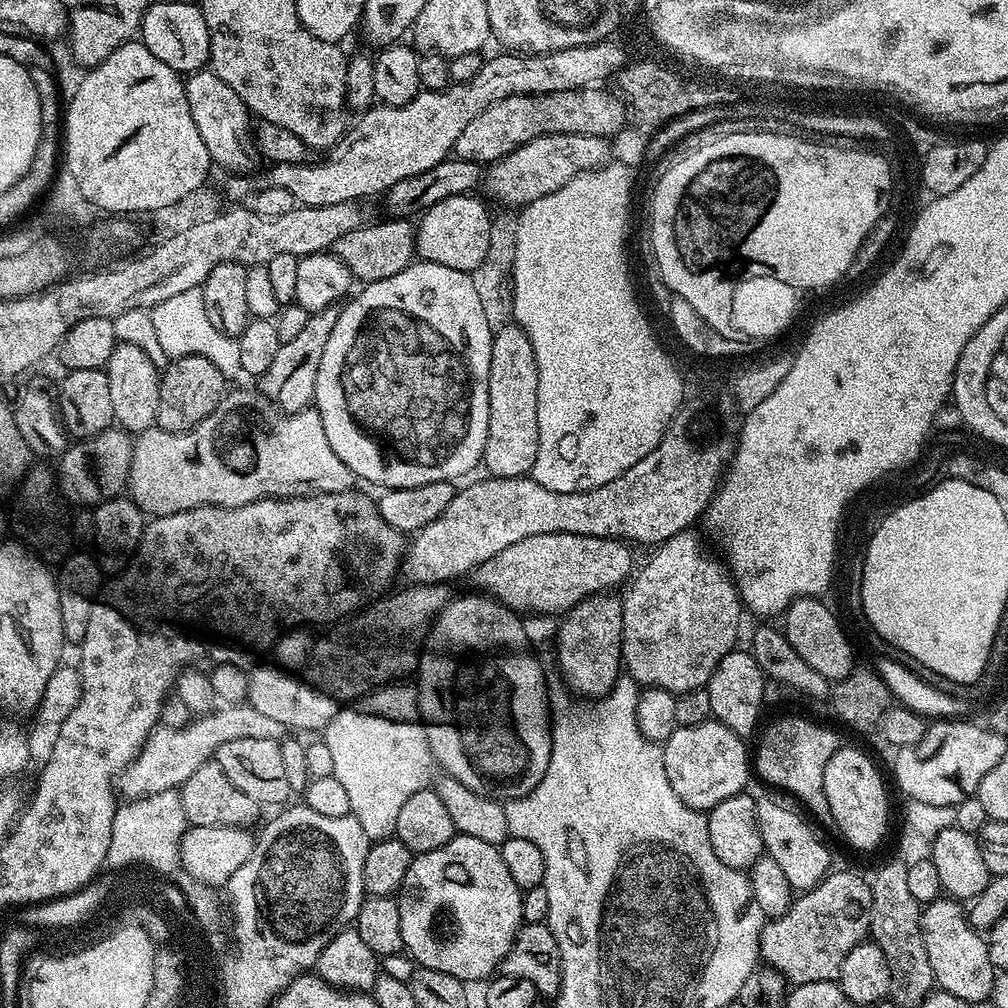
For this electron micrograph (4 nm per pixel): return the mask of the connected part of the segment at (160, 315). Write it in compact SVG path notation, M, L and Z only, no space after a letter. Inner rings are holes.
M201 287L186 290L185 293L176 294L173 298L166 299L166 301L151 309L150 313L158 341L169 359L200 356L208 358L214 366L218 366L219 372L229 383L239 383L245 377L242 370L242 361L239 360L237 339L220 332L210 322L210 318L206 315Z

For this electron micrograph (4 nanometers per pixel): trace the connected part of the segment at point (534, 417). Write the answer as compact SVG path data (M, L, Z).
M507 322L495 329L490 350L490 378L488 393L490 394L490 418L486 430L486 446L482 468L489 477L518 478L528 476L534 466L534 458L538 458L538 362L534 358L534 348L530 340L520 329L519 324Z

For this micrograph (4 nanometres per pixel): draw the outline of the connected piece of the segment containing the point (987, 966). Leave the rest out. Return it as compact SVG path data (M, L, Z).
M941 898L932 901L920 913L920 925L922 926L922 939L926 942L926 955L930 958L930 970L932 979L938 985L939 991L954 994L954 998L962 998L970 1006L980 1004L992 996L992 987L995 986L997 978L996 967L990 962L988 953L988 941L977 929L966 915L963 903L952 898Z

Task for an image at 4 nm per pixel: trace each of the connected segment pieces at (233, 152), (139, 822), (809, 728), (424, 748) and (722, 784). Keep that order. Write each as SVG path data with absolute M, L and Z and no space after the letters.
M210 70L191 73L184 80L184 93L186 106L190 106L190 118L194 118L194 126L198 126L198 135L202 142L206 142L209 161L215 167L217 164L218 167L225 168L228 174L251 173L251 168L255 166L256 160L258 161L258 153L254 139L254 120L242 98L238 98L238 94L234 94L234 90L230 90L230 86L226 86L226 82L222 82L222 78L218 78Z
M160 796L151 800L145 797L123 803L115 814L114 826L111 828L113 839L106 861L114 870L151 865L155 873L171 874L179 867L180 840L187 829L188 823L180 798Z
M784 716L776 720L764 732L760 745L754 748L754 772L768 784L797 796L808 807L807 815L821 829L835 829L834 814L830 814L830 802L826 802L826 762L842 747L840 736L832 728L823 728L804 716Z
M392 682L367 693L355 706L341 707L340 713L323 729L322 739L330 746L334 761L334 776L350 797L352 816L366 830L369 841L386 840L390 836L390 814L402 810L411 796L425 791L432 780L432 771L438 765L432 759L428 745L428 729L420 721L420 705L415 687L407 688L404 682Z
M713 718L702 722L698 726L677 727L674 734L665 740L664 765L666 766L666 778L670 778L670 786L686 806L690 806L696 812L705 814L711 812L714 806L720 802L726 802L726 798L739 796L745 791L748 784L748 772L750 776L750 748L745 741L734 730L730 730L725 724Z

